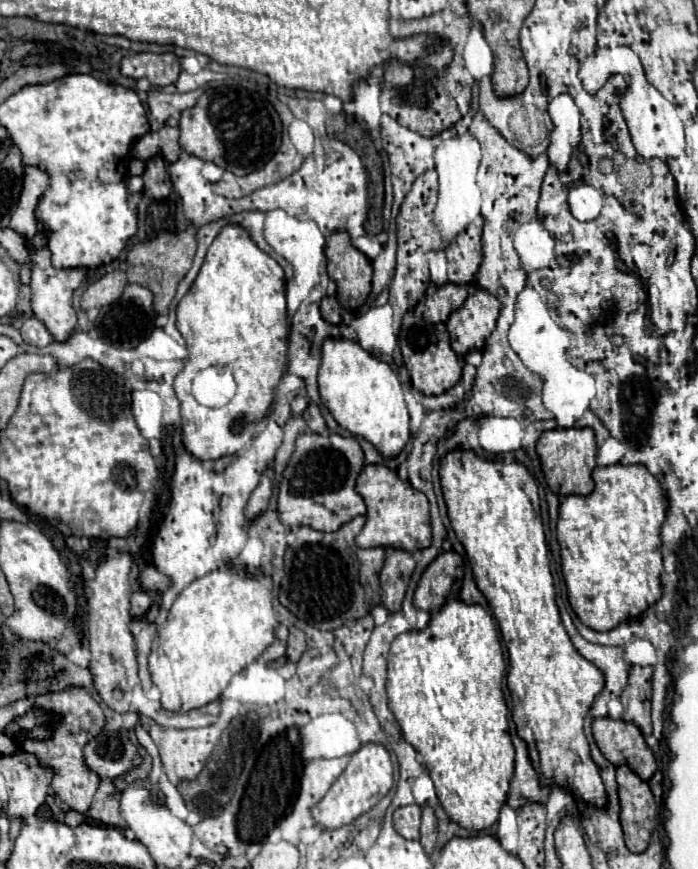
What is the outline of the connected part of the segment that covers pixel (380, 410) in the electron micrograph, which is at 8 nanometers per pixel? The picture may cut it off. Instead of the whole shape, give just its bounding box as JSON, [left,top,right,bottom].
[319,337,411,457]

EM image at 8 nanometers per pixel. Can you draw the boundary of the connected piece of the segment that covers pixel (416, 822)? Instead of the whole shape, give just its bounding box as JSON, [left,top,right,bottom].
[393,805,421,839]

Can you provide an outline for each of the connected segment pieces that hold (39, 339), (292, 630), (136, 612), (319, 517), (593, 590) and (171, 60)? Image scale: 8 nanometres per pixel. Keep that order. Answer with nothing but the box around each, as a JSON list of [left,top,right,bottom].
[[21,317,53,347],[287,627,307,661],[131,593,151,619],[279,433,365,533],[557,463,667,631],[121,53,181,87]]

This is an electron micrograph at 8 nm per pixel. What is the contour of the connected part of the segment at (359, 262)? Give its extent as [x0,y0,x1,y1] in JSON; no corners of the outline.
[325,231,371,311]

